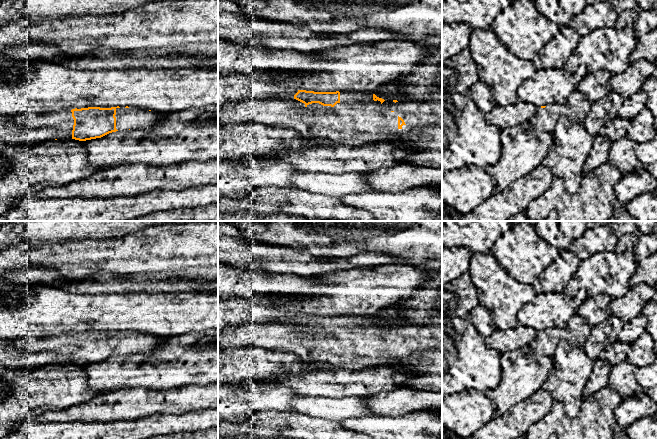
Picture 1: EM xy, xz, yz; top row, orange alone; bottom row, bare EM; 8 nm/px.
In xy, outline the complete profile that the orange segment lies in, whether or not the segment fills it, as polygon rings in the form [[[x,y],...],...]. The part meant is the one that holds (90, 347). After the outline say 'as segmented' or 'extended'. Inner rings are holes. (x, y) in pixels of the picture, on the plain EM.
[[[128,330],[0,340],[0,367],[33,370],[54,363],[86,365],[116,355],[152,352],[162,340]]] | extended

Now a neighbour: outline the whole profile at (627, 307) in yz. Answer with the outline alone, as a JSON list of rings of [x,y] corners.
[[[631,286],[627,293],[611,300],[609,312],[611,316],[619,318],[623,323],[631,321],[642,314],[646,302],[640,297],[637,286]]]

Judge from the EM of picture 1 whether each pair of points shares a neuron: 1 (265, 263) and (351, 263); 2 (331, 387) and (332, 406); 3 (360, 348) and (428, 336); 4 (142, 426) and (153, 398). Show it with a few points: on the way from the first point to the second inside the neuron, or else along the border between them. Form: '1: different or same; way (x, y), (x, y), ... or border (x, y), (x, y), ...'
1: same; way (286, 263), (330, 265)
2: different; border (309, 395), (328, 397), (355, 396)
3: same; way (377, 342), (388, 331), (401, 331), (411, 336)
4: different; border (170, 415), (146, 415), (138, 419), (123, 421)

